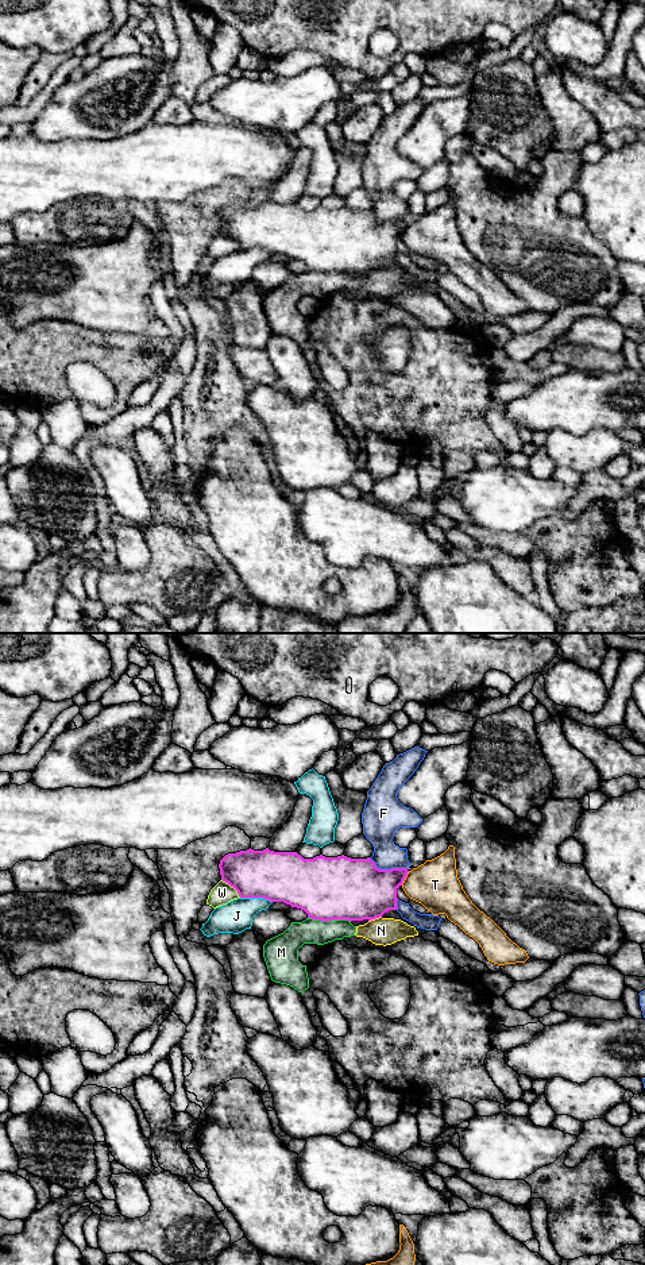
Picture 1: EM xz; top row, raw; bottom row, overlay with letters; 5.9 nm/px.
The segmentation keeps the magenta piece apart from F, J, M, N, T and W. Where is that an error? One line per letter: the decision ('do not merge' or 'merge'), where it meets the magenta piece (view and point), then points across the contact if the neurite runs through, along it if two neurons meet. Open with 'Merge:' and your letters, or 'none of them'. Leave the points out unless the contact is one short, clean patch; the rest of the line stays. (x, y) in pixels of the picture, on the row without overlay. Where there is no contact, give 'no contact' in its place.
Merge: none of them
F: do not merge; meets magenta in xz at (387, 222)
J: do not merge; meets magenta in xz at (257, 249)
M: do not merge; meets magenta in xz at (329, 272); border along xz (308, 269), (350, 273)
N: do not merge; meets magenta in xz at (374, 270); border along xz (381, 267), (369, 273)
T: do not merge; meets magenta in xz at (405, 228); border along xz (409, 223), (401, 236)
W: do not merge; meets magenta in xz at (232, 238)

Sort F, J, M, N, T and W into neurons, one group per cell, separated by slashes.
F / J / M N / T / W

